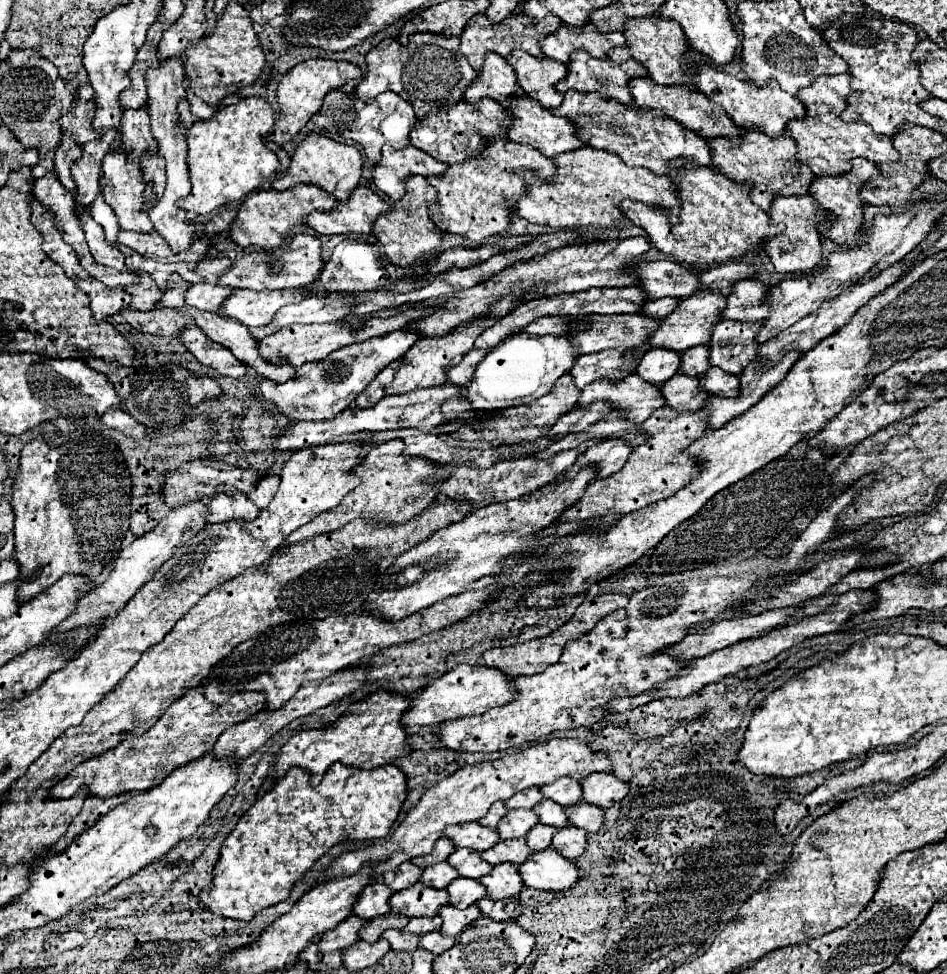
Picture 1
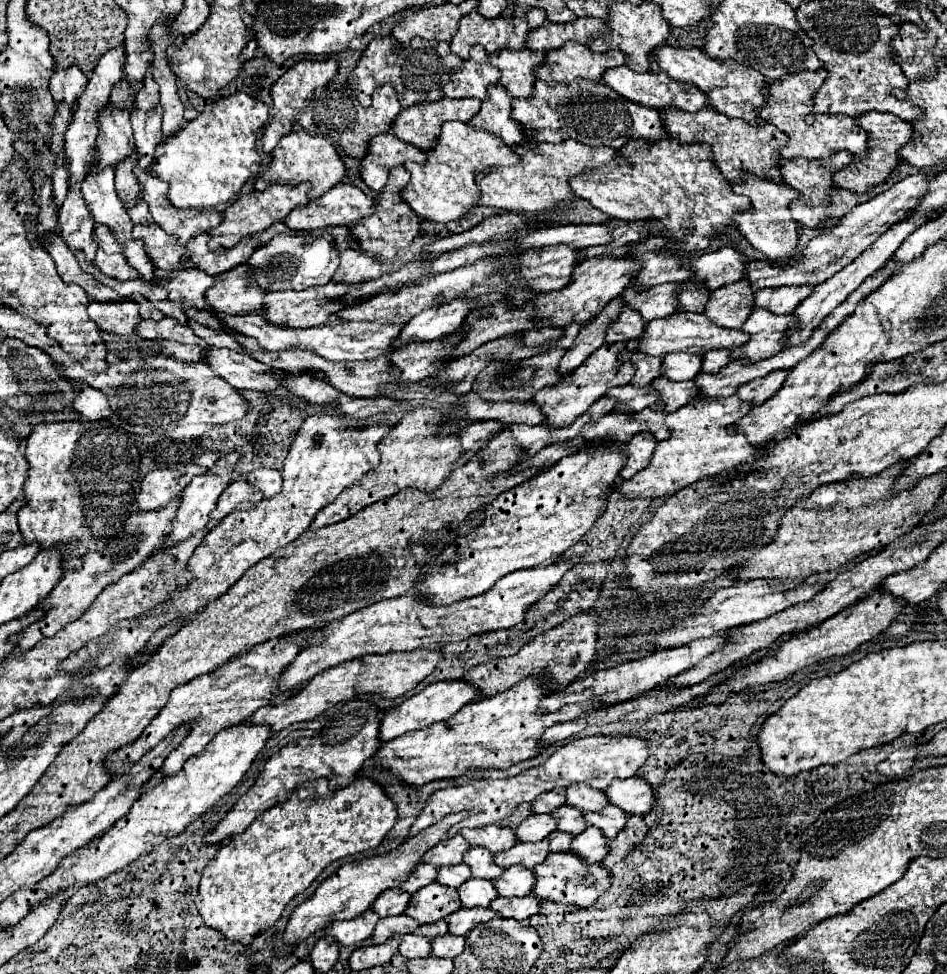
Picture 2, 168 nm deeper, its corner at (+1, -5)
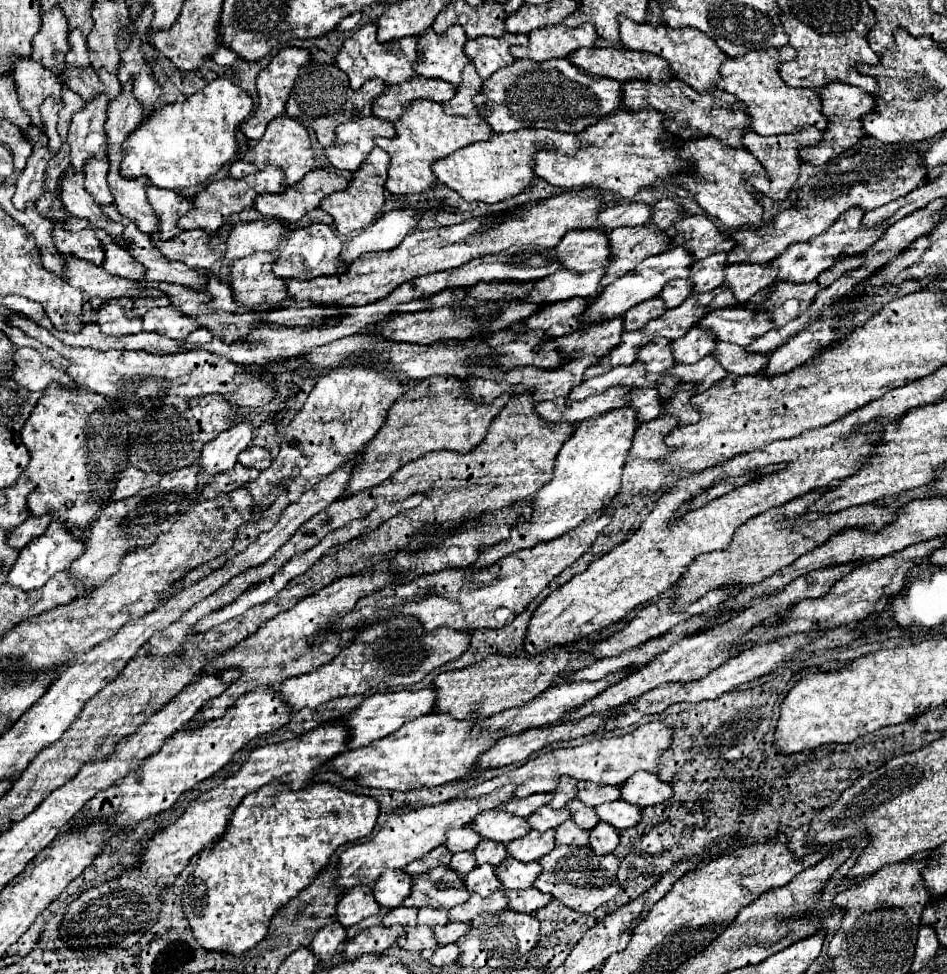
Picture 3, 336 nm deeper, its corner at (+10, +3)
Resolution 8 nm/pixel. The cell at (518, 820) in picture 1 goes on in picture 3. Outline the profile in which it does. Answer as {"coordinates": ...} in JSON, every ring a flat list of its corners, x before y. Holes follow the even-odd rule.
{"coordinates":[[549,805,541,807,537,813,529,815,529,825,537,831,547,831,547,829,555,829,561,823,565,823,567,819,571,819,571,813,567,809,551,809]]}

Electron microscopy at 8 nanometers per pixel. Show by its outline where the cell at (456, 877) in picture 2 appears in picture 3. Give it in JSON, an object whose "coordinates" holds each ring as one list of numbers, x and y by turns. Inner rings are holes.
{"coordinates":[[463,851,463,853,455,853,453,855,453,859,451,859,451,863,449,863,461,877,465,877,465,875,469,875,475,867,477,867,477,863,475,863,475,855,471,853,471,851]]}

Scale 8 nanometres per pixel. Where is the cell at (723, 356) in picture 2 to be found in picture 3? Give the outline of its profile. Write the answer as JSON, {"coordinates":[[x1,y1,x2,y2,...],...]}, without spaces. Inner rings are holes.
{"coordinates":[[719,341,713,355,717,355,717,361,729,369,729,373,735,375,755,375,765,371,769,363,769,353,747,353,745,347,733,345,733,343,723,343]]}

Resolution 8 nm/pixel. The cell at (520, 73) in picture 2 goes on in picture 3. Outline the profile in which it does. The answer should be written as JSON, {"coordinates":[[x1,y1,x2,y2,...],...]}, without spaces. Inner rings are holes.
{"coordinates":[[505,31,501,37,467,39,465,55,473,61,481,79,489,79,489,75,493,75,493,71,497,71,499,67,513,63,509,47,511,45,525,45,525,43,529,43,527,35]]}

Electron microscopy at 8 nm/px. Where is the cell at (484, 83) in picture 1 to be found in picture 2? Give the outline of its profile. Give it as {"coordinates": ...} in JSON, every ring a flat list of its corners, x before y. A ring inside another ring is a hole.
{"coordinates":[[472,47,470,59,464,61,458,71,454,71,454,79,446,87,446,97,450,99,478,97,486,101,488,87,498,81,500,81,500,73,490,63,488,53,482,47]]}

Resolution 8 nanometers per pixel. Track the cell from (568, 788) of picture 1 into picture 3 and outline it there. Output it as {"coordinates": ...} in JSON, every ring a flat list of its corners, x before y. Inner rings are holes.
{"coordinates":[[579,781,577,797,589,807,599,807,601,803,621,799,621,791,613,785,597,785,591,781]]}

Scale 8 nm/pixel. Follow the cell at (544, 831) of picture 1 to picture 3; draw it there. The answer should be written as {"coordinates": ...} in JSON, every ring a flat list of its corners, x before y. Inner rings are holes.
{"coordinates":[[565,821,561,827,555,829,557,833,557,845,577,845,583,847,589,843,589,831,579,829,573,821]]}

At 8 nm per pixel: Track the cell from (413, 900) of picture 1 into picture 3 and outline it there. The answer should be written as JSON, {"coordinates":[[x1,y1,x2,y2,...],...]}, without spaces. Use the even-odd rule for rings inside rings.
{"coordinates":[[439,865,413,879,411,893,403,901,403,907,451,909,455,905,465,903,469,897,471,893,465,889,463,877,457,875,449,865]]}

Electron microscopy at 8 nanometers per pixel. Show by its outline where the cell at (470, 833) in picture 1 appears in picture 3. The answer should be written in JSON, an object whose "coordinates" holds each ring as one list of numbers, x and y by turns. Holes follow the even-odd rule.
{"coordinates":[[503,809,485,811,485,815,477,815,477,819,469,827,477,831,483,839,491,839,497,843,509,843,513,839,525,837,531,831,525,817,511,815]]}

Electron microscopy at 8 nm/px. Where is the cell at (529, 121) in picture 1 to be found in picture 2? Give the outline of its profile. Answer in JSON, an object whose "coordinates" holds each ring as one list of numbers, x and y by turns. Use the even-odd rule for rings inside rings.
{"coordinates":[[502,85,490,87,490,99,482,103,480,113,474,115,470,125,500,137,512,149,532,143,526,129,512,119,512,99]]}

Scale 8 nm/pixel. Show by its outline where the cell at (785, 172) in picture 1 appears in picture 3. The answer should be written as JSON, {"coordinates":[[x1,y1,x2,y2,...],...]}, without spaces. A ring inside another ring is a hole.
{"coordinates":[[631,79,621,83,623,93,623,105,627,109,643,109,647,105,653,105,659,113,665,115,665,129,675,131,675,135,681,135,685,139,695,139,701,135,713,135,721,139,723,143,729,143,733,147,743,147,741,137,745,135,745,129,749,127,749,117,743,111,731,111,730,105,735,103,734,95,715,89,715,91,693,91,687,83,681,83,679,79,669,79,665,83,651,83,651,81,639,81]]}

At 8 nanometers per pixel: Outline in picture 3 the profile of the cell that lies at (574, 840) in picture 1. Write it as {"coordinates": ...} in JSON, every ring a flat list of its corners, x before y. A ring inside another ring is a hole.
{"coordinates":[[599,823,595,829,591,829,589,845,597,855,613,853,613,849,619,845,619,831,609,823]]}

